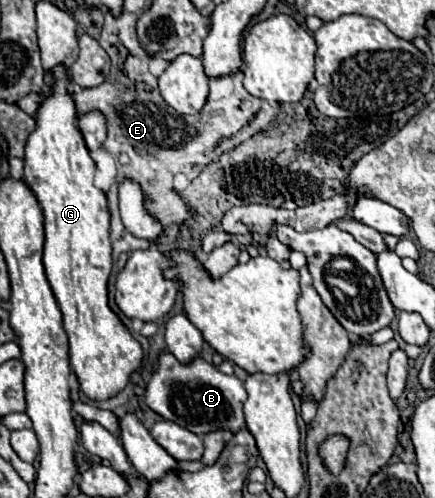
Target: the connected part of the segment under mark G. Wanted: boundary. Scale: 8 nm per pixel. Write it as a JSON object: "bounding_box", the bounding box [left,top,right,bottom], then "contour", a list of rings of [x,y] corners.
{"bounding_box":[24,67,142,401],"contour":[[[56,67],[54,79],[50,83],[50,95],[44,97],[36,113],[36,129],[30,133],[24,157],[24,181],[36,193],[40,207],[44,211],[44,271],[56,303],[64,313],[64,331],[70,341],[70,367],[76,373],[82,393],[92,401],[104,401],[118,395],[130,381],[132,373],[142,363],[142,347],[132,337],[132,333],[120,323],[120,317],[108,305],[108,277],[112,273],[112,243],[108,235],[110,213],[106,195],[94,187],[96,163],[84,145],[82,133],[76,127],[76,105],[66,91],[68,75],[64,67]]]}

